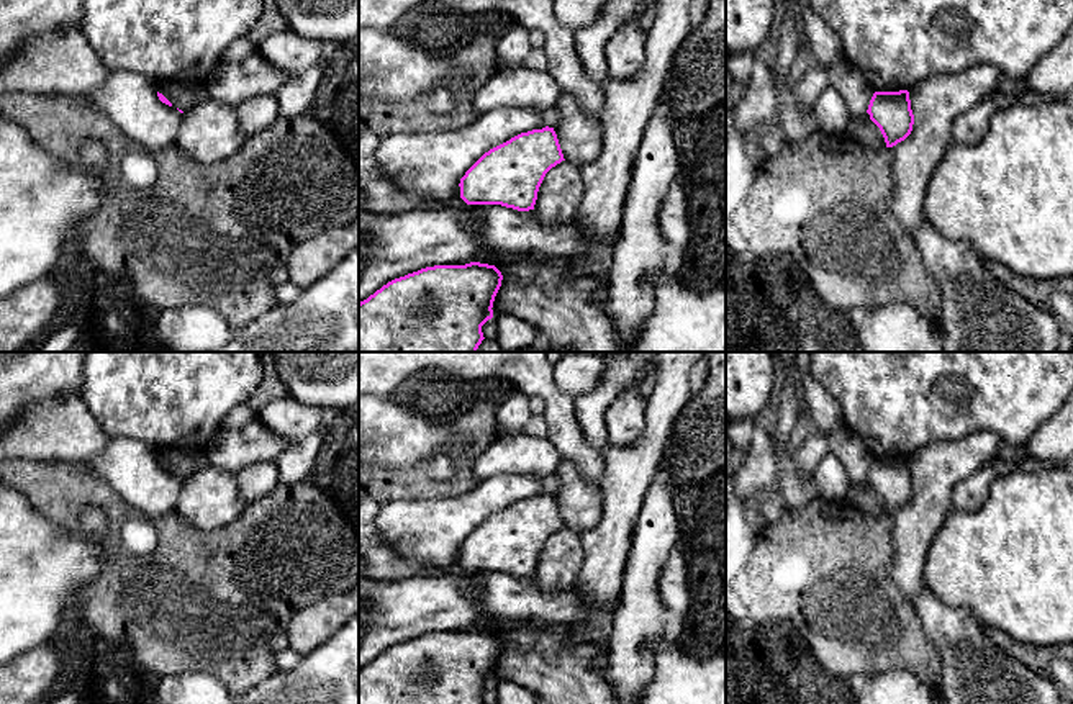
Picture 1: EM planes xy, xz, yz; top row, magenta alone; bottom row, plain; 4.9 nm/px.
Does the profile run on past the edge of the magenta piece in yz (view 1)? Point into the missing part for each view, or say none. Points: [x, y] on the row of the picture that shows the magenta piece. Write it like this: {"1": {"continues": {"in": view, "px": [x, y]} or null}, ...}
{"1": {"continues": null}}

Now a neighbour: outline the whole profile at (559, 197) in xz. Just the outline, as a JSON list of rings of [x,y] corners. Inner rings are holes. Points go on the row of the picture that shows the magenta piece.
[[[562,160],[546,174],[534,211],[546,226],[564,224],[577,216],[582,196],[583,178],[580,169]]]

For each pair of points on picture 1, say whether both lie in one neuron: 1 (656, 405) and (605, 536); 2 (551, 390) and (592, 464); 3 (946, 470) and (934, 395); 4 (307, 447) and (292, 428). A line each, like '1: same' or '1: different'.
1: same
2: same
3: different
4: different

